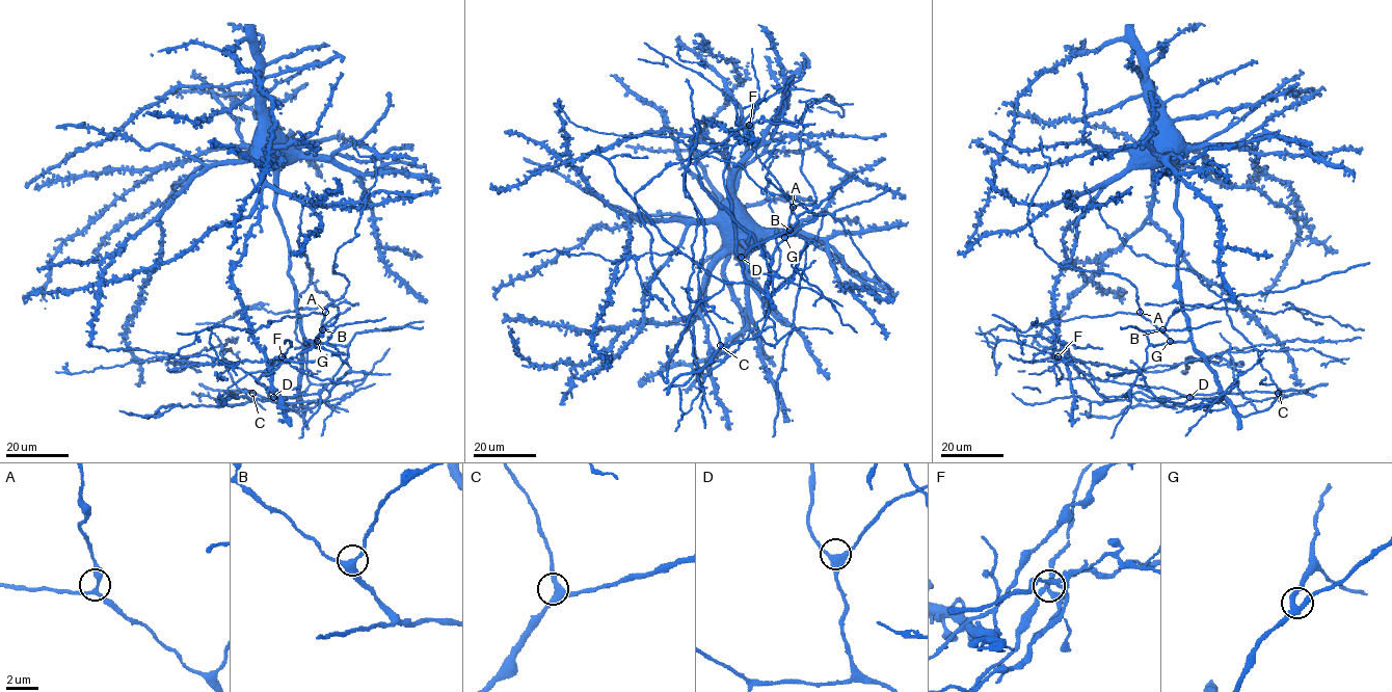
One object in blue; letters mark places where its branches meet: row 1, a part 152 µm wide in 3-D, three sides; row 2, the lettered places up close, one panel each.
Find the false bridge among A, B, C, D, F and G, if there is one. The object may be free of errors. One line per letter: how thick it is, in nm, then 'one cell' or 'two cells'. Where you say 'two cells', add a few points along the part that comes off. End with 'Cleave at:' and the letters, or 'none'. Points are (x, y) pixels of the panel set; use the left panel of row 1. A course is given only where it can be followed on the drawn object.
A: 240 nm thick; one cell
B: 340 nm thick; one cell
C: 320 nm thick; one cell
D: 380 nm thick; one cell
F: 300 nm thick; two cells
G: 360 nm thick; one cell
Cleave at: F

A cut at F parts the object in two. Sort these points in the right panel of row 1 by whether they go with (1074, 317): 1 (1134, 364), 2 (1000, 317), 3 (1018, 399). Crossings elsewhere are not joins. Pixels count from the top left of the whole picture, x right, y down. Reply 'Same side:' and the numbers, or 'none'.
Same side: 1, 3

